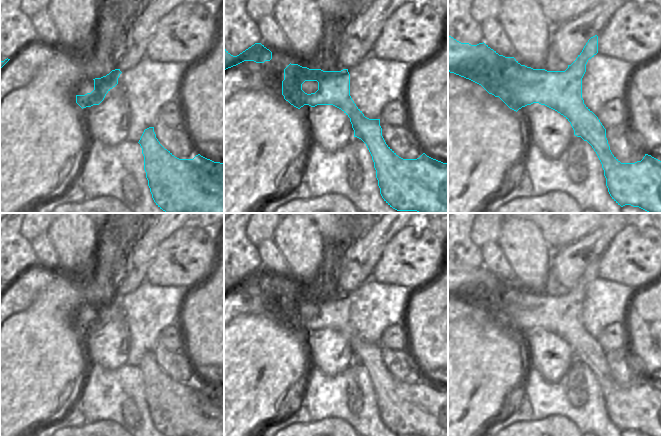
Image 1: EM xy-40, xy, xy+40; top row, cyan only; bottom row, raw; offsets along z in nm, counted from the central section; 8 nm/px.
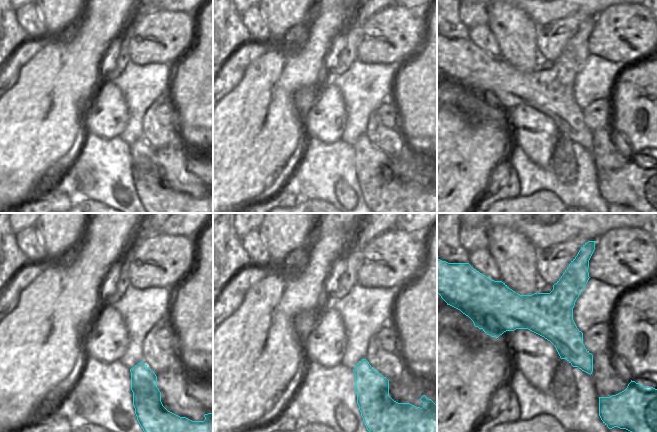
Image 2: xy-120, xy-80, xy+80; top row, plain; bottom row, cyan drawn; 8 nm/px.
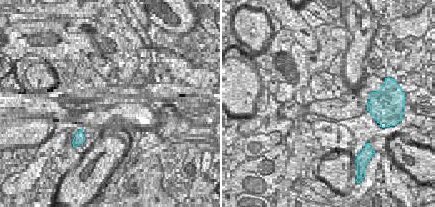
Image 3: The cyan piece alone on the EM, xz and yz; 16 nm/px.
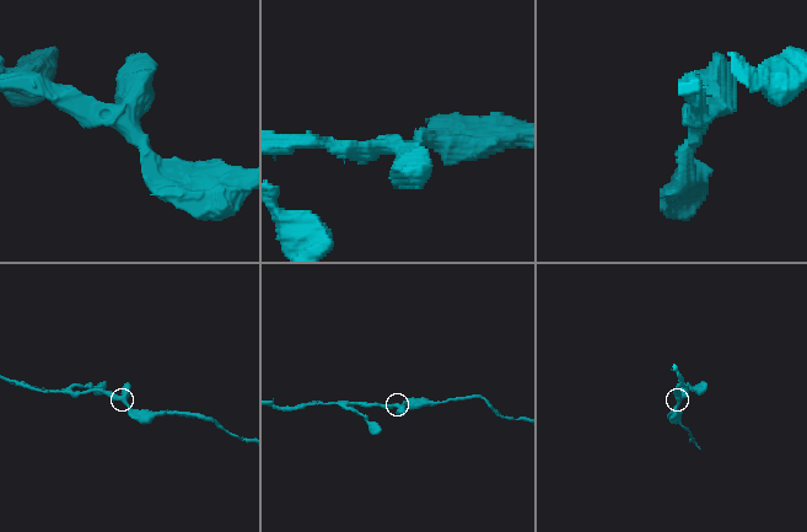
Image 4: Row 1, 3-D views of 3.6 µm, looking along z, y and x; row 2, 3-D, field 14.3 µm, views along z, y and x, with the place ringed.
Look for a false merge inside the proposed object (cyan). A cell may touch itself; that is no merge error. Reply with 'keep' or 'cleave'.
keep

